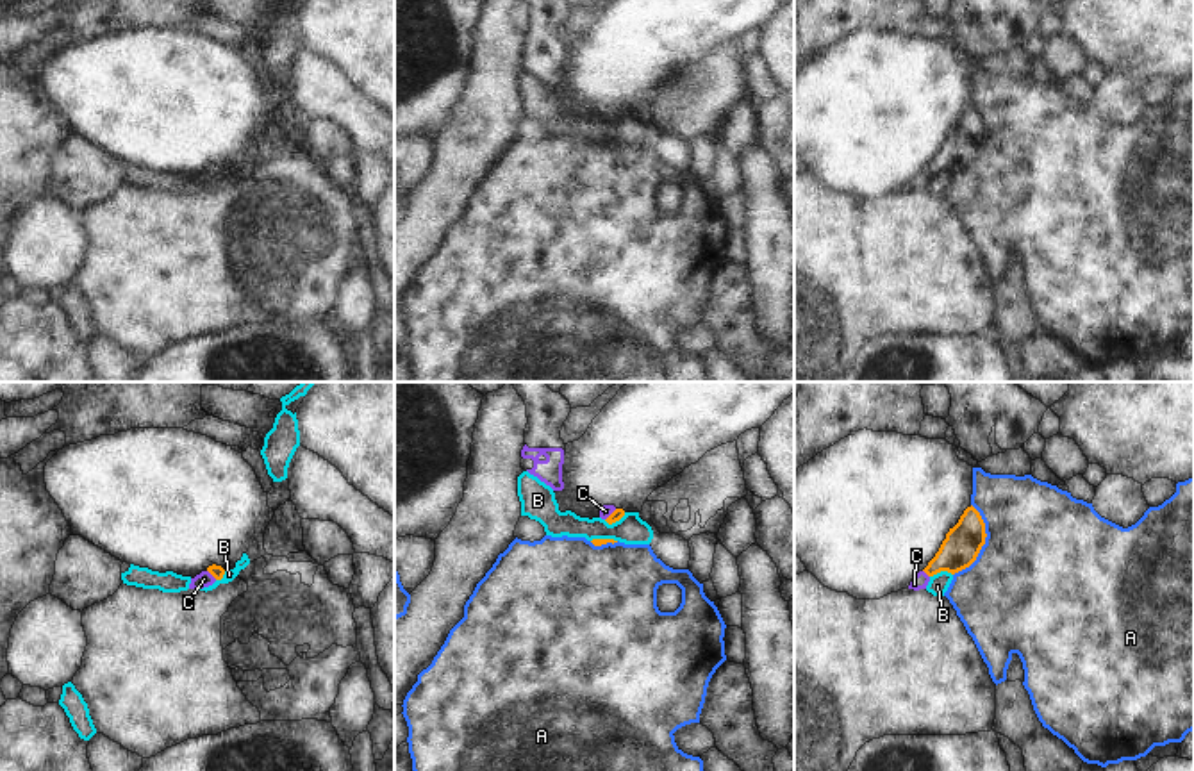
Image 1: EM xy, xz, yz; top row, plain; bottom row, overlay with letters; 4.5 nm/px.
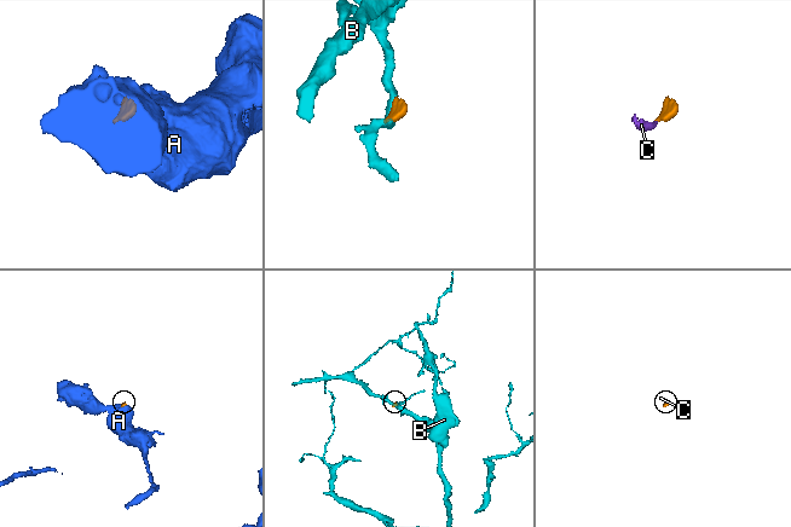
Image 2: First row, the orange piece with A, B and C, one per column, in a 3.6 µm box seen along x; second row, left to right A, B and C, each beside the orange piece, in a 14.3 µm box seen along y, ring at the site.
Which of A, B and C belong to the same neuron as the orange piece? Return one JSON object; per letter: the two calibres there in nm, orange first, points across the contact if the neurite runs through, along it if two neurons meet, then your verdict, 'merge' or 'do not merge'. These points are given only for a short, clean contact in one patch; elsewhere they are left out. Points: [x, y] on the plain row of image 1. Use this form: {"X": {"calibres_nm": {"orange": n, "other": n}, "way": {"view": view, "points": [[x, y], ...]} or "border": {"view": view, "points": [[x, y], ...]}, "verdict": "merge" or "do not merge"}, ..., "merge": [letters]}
{"A": {"calibres_nm": {"orange": 170, "other": 500}, "border": {"view": "yz", "points": [[971, 104], [984, 124], [986, 143], [978, 156], [953, 175]]}, "verdict": "do not merge"}, "B": {"calibres_nm": {"orange": 170, "other": 90}, "border": {"view": "yz", "points": [[952, 174], [939, 172], [930, 177]]}, "verdict": "do not merge"}, "C": {"calibres_nm": {"orange": 170, "other": 70}, "way": {"view": "yz", "points": [[959, 150], [925, 172], [921, 179]]}, "verdict": "merge"}, "merge": ["C"]}

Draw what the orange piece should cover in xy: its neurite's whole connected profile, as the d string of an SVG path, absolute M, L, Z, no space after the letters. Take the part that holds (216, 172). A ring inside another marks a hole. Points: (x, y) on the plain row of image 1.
M209 166L205 171L191 178L189 189L203 189L212 186L216 180L221 180L225 175L225 170L221 166Z

